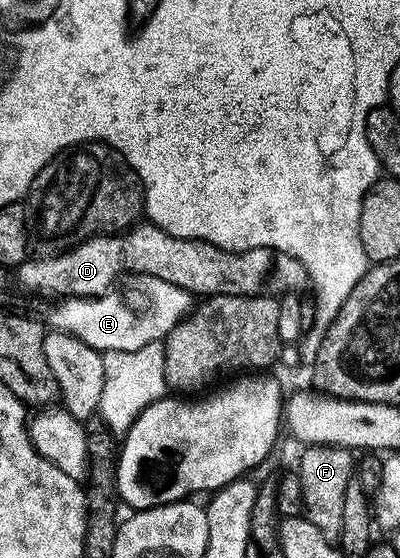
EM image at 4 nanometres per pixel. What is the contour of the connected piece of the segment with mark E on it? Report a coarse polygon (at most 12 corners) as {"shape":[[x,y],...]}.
{"shape":[[147,278],[135,310],[115,292],[64,299],[51,326],[100,352],[162,343],[193,309]]}

